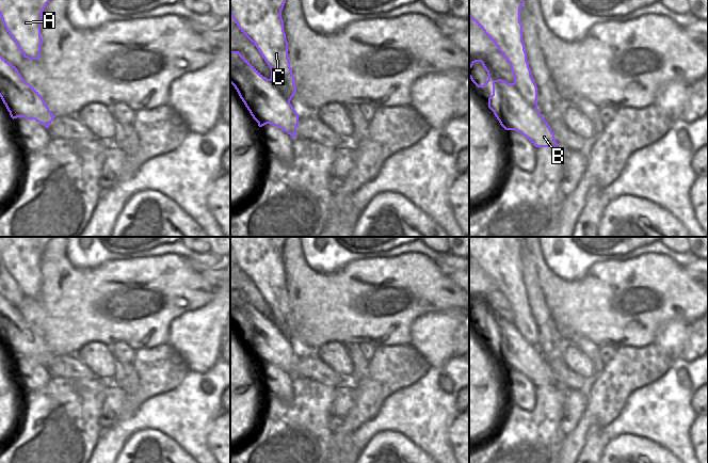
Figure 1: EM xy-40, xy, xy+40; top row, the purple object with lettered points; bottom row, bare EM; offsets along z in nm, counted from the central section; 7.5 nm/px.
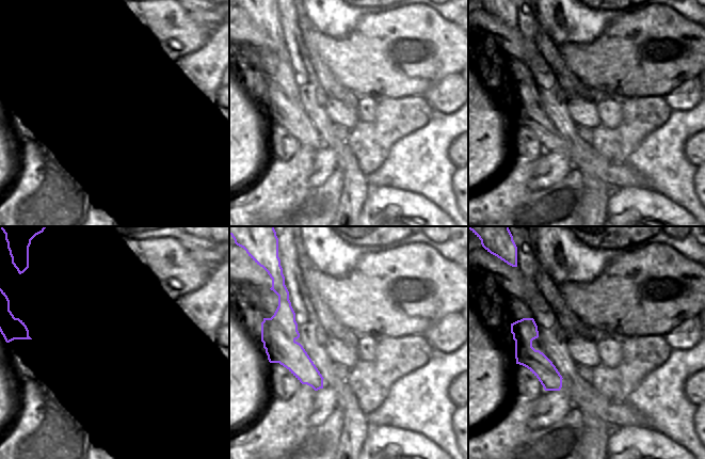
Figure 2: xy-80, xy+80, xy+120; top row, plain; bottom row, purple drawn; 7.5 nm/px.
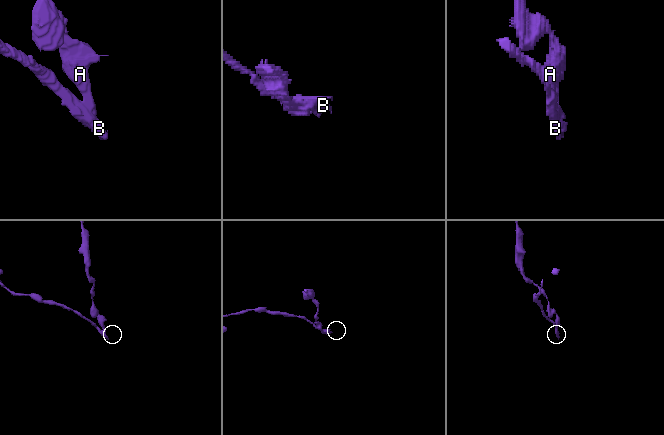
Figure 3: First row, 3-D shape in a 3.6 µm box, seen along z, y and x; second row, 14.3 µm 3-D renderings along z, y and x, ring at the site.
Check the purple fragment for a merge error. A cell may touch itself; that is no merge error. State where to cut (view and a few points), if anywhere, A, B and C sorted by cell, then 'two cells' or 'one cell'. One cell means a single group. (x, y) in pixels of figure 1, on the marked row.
xy+40 (513, 83), (526, 99), (533, 99), (535, 101) | A C / B | two cells

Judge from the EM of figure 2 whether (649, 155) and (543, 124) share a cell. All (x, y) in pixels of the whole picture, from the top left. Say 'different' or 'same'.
different

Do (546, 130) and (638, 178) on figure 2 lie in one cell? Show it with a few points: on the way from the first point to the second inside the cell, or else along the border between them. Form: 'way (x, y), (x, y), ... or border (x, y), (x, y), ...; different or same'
way (569, 151), (615, 175); same

